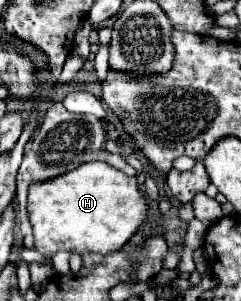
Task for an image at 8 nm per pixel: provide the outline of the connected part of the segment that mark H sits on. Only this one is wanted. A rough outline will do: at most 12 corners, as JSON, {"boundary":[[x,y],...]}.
{"boundary":[[104,161],[32,185],[34,247],[108,255],[146,223]]}

